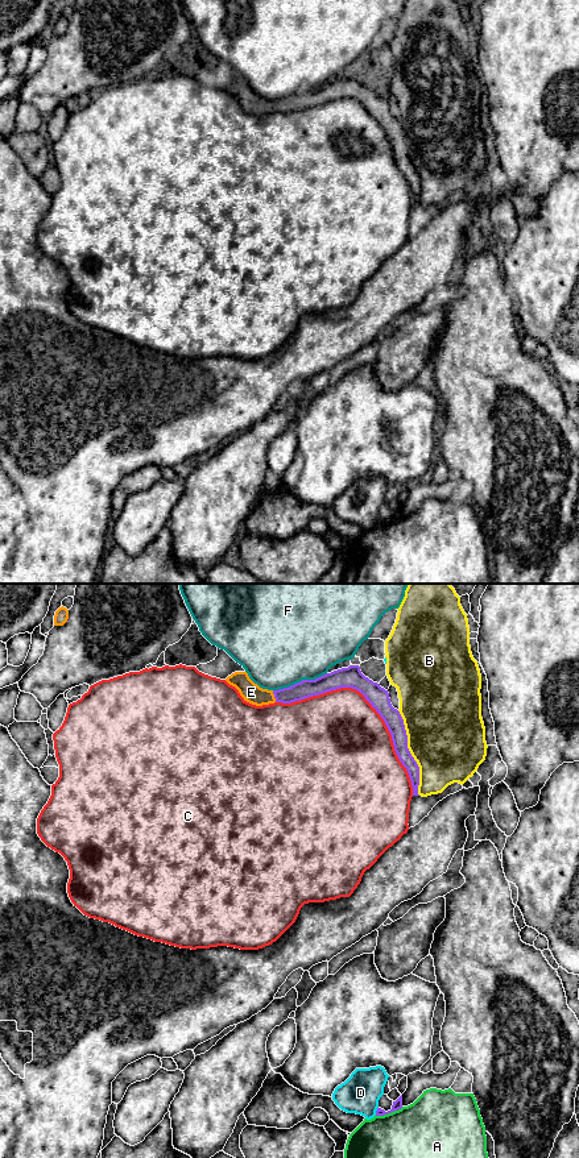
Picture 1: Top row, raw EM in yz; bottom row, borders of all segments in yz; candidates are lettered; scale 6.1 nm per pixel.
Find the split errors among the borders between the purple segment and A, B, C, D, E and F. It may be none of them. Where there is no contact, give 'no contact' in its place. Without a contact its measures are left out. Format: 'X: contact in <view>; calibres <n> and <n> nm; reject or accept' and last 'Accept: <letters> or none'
A: contact in yz; calibres 60 and 360 nm; reject
B: contact in yz; calibres 110 and 480 nm; reject
C: contact in yz; calibres 130 and 500 nm; reject
D: contact in yz; calibres 60 and 240 nm; reject
E: contact in yz; calibres 110 and 120 nm; accept
F: contact in yz; calibres 110 and 480 nm; reject
Accept: E

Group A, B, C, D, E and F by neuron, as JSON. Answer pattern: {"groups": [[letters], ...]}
{"groups": [["A"], ["B"], ["C"], ["D"], ["E"], ["F"]]}

